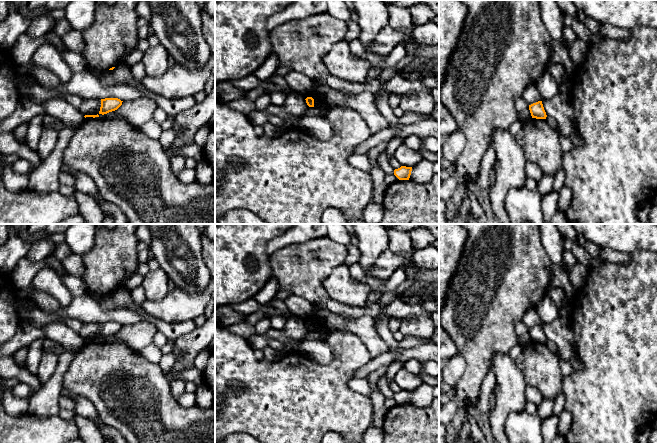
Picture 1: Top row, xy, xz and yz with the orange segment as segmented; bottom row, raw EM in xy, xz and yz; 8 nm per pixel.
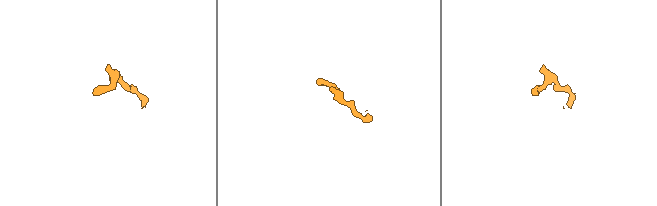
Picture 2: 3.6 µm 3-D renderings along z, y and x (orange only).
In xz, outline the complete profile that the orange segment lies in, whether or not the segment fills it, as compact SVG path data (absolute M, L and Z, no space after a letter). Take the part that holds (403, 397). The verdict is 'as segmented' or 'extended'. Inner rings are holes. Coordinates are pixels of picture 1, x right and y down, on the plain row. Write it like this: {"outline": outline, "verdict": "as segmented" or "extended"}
{"outline": "M401 390L400 392L394 394L394 399L399 404L409 404L411 395L412 391Z", "verdict": "as segmented"}

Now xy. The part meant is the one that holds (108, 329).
{"outline": "M118 322L101 323L101 331L100 331L99 338L104 339L109 336L117 334L122 329L122 326L123 325L121 325Z", "verdict": "as segmented"}

